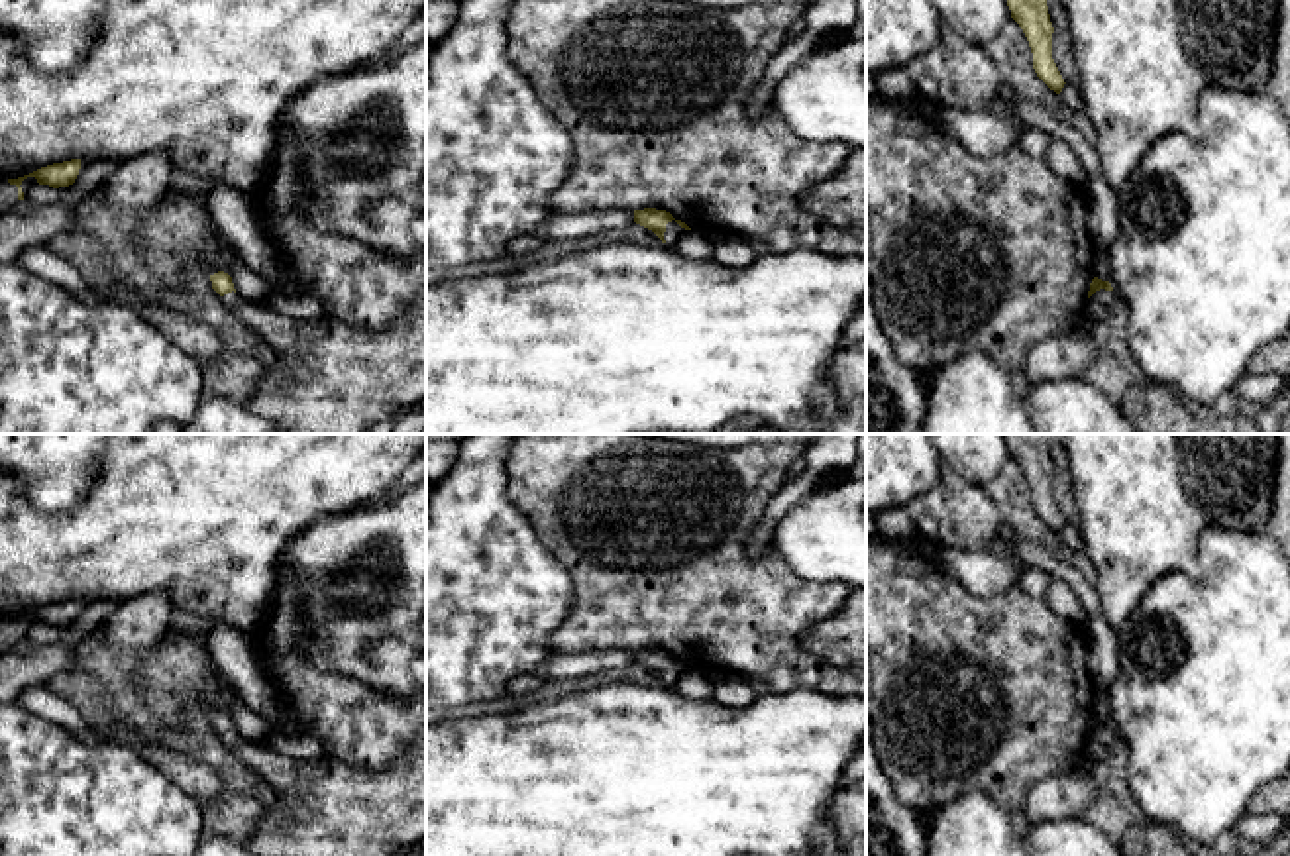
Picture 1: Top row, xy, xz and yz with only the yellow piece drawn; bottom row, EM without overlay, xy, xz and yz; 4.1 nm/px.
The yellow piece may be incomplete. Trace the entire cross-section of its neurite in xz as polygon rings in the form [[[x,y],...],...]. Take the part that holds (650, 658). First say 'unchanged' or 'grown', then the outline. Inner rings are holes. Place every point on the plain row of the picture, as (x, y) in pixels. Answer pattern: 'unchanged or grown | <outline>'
grown | [[[656,648],[634,650],[634,662],[652,669],[666,685],[675,685],[677,677],[691,669],[670,652]]]

